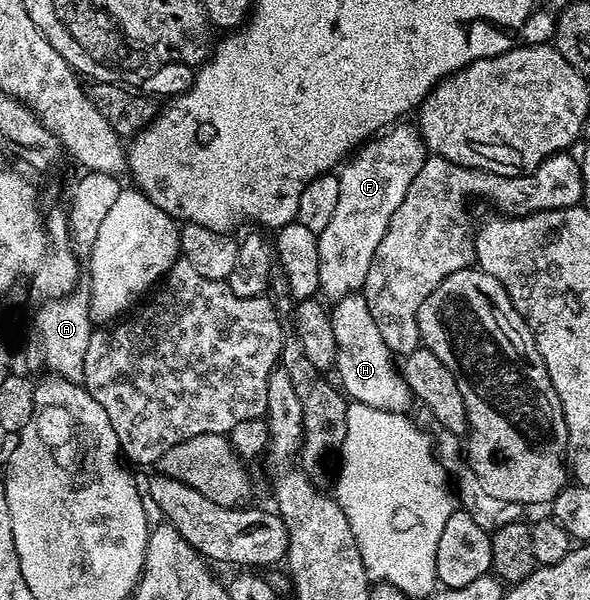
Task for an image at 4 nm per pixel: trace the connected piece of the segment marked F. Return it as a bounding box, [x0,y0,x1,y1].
[318,124,429,300]

